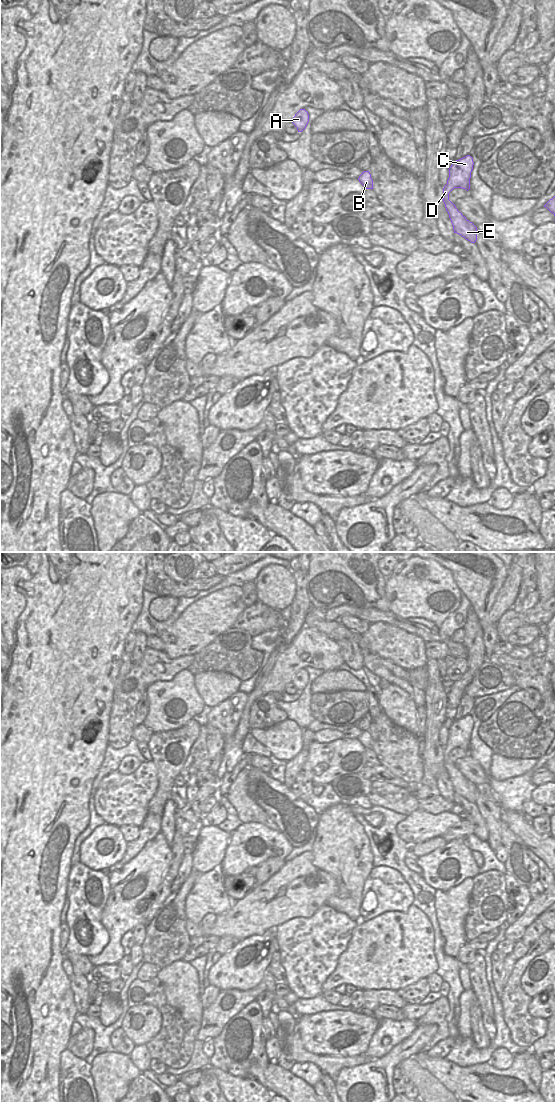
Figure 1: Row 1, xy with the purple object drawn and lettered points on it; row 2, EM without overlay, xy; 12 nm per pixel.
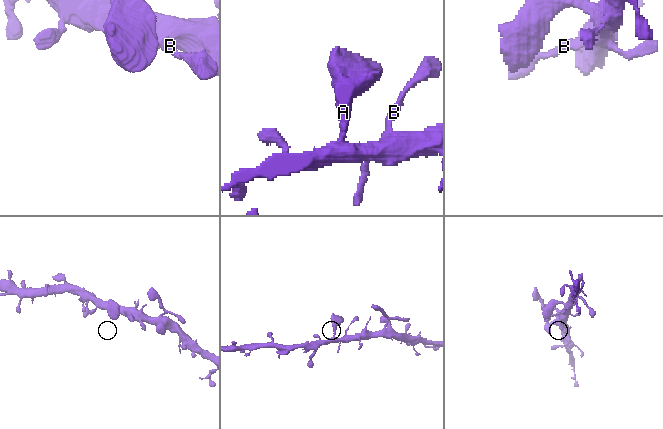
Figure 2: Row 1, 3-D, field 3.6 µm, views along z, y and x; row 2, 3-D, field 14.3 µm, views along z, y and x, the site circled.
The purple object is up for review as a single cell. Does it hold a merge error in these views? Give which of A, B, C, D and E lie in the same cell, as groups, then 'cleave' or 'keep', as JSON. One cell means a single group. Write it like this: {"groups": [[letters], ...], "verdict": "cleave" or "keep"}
{"groups": [["A", "B", "C", "D", "E"]], "verdict": "keep"}

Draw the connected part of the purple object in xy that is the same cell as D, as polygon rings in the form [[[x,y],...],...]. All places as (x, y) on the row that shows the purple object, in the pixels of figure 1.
[[[470,155],[453,161],[448,169],[449,178],[447,184],[443,188],[443,202],[453,225],[454,233],[461,235],[471,243],[475,243],[477,240],[477,227],[458,211],[455,204],[449,200],[449,193],[454,188],[462,188],[467,191],[470,189],[473,165],[473,158]]]

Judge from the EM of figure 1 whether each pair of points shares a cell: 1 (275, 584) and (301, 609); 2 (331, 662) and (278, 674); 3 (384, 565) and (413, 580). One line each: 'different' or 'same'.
1: different
2: same
3: different

